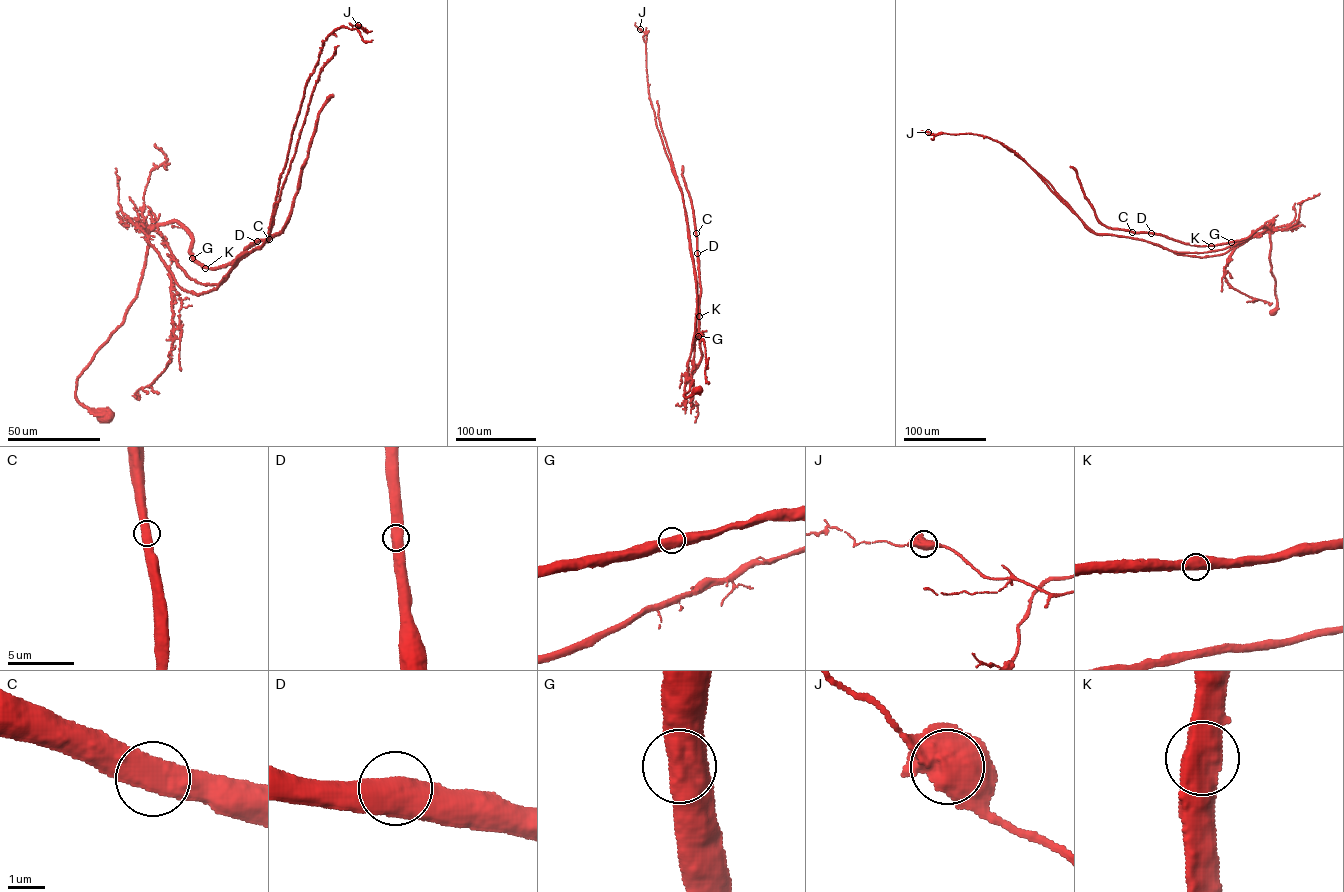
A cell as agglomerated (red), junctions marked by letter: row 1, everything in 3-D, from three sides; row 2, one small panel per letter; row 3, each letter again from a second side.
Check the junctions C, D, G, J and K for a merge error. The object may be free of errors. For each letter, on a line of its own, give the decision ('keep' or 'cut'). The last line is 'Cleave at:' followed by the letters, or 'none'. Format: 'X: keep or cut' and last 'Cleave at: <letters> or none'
C: keep
D: keep
G: keep
J: keep
K: keep
Cleave at: none

